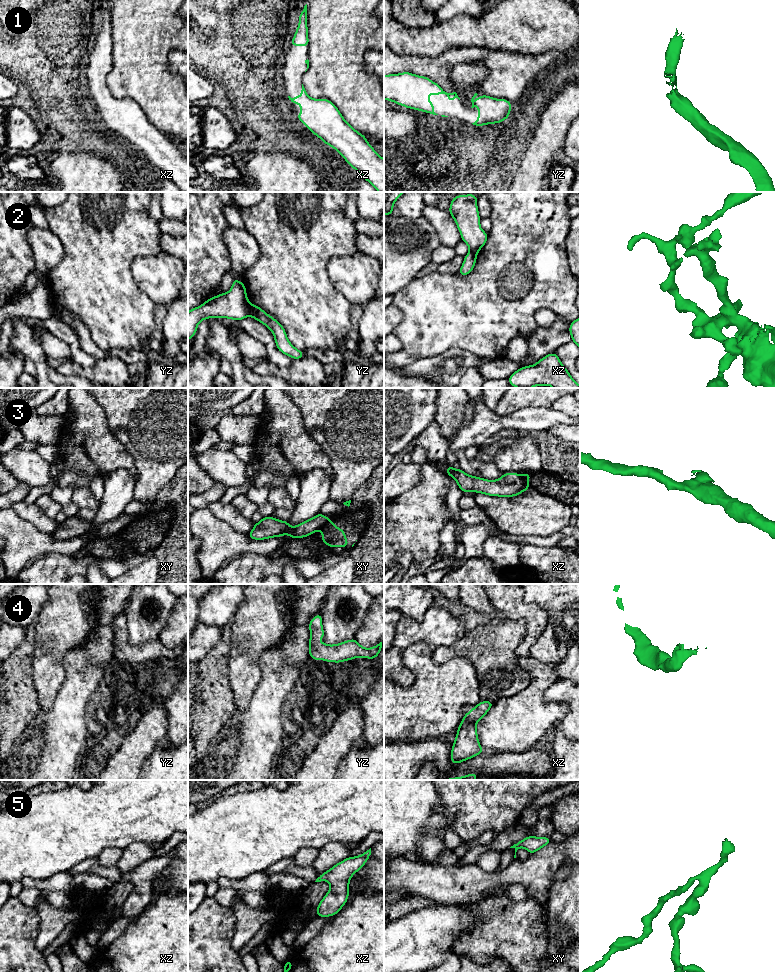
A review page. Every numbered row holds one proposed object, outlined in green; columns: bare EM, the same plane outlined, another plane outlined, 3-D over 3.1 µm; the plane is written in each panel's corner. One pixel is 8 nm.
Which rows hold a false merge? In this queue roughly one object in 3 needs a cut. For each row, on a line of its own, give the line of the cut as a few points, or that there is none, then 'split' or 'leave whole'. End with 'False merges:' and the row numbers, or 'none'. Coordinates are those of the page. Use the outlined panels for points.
1: cut none; leave whole
2: cut yz (250, 304), (247, 314); split
3: cut xy (329, 520), (320, 528); split
4: cut none; leave whole
5: cut none; leave whole
False merges: 2, 3

